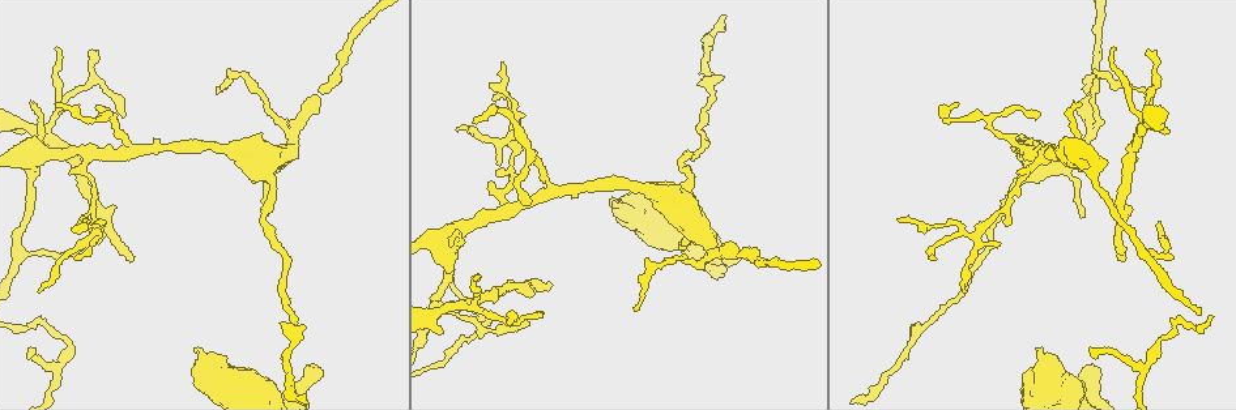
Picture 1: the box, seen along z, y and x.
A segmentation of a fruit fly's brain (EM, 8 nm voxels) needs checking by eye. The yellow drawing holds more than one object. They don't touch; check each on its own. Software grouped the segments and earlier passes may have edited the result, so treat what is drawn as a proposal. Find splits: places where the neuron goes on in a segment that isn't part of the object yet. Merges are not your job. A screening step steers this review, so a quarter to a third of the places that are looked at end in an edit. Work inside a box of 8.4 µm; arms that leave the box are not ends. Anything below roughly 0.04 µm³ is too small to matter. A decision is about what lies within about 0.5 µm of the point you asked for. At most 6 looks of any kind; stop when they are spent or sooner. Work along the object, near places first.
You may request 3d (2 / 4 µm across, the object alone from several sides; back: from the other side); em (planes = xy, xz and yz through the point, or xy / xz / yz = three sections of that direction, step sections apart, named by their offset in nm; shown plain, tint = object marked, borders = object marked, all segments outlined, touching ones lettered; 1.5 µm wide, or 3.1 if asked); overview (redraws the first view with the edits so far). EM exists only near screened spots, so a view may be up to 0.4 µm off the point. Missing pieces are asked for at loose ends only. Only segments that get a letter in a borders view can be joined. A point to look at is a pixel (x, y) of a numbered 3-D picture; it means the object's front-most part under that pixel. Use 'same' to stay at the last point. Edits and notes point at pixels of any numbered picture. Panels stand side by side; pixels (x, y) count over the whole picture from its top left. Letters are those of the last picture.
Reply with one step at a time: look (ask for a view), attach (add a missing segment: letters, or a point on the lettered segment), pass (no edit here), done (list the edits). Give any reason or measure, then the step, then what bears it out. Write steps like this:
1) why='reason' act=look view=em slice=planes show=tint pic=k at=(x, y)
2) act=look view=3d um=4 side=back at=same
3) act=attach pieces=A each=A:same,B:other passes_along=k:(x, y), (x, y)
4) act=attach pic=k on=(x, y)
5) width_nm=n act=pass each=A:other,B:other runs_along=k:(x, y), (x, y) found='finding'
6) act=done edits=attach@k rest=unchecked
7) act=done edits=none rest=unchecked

why='thin end' act=look view=em slice=planes show=borders pic=1 at=(958, 105)

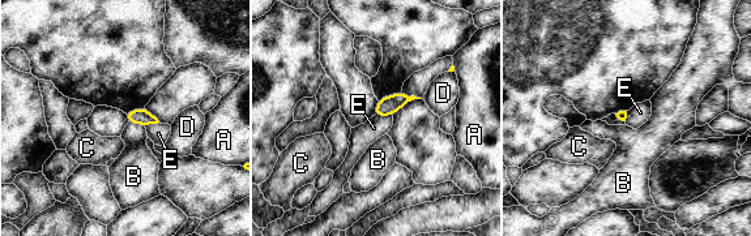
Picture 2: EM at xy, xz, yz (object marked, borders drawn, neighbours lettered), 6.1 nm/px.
act=pass each=A:other,B:other,C:other,D:other,E:other border=2:(392, 114), (374, 116) found='no lettered segment goes on from it'

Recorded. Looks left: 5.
why='an open end' act=look view=3d um=2 pic=1 at=(966, 293)

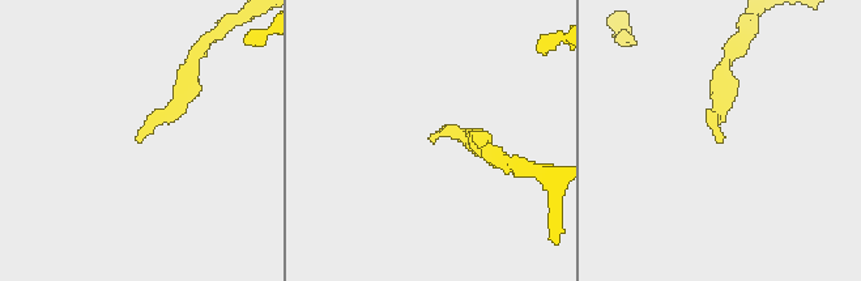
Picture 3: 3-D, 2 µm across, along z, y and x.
act=look view=em slice=planes show=borders pic=3 at=(432, 138)

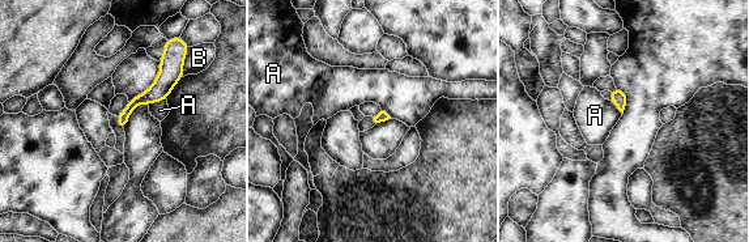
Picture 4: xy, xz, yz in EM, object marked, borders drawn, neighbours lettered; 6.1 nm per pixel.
act=pass each=A:other,B:other found='no lettered segment goes on from it'

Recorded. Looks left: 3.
why='thick end' act=look view=em slice=xz step=8 show=borders pic=1 at=(312, 366)

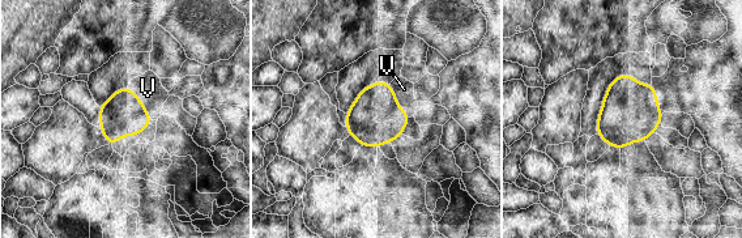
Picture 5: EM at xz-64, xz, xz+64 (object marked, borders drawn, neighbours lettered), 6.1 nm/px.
why='another direction' act=look view=em slice=planes show=borders at=same

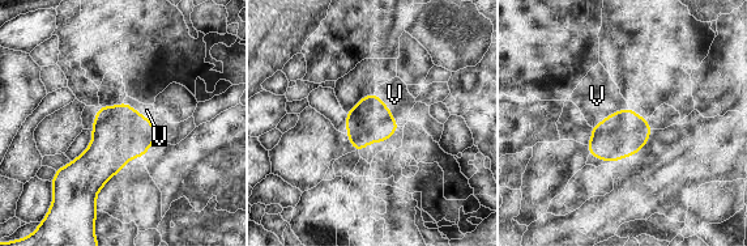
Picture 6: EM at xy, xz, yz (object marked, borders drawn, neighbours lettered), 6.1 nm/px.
width_nm=260 longest_contact=V:260nm act=attach pieces=V each=V:same found='it goes on there'

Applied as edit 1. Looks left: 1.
act=done edits=attach@6 rest=unchecked

